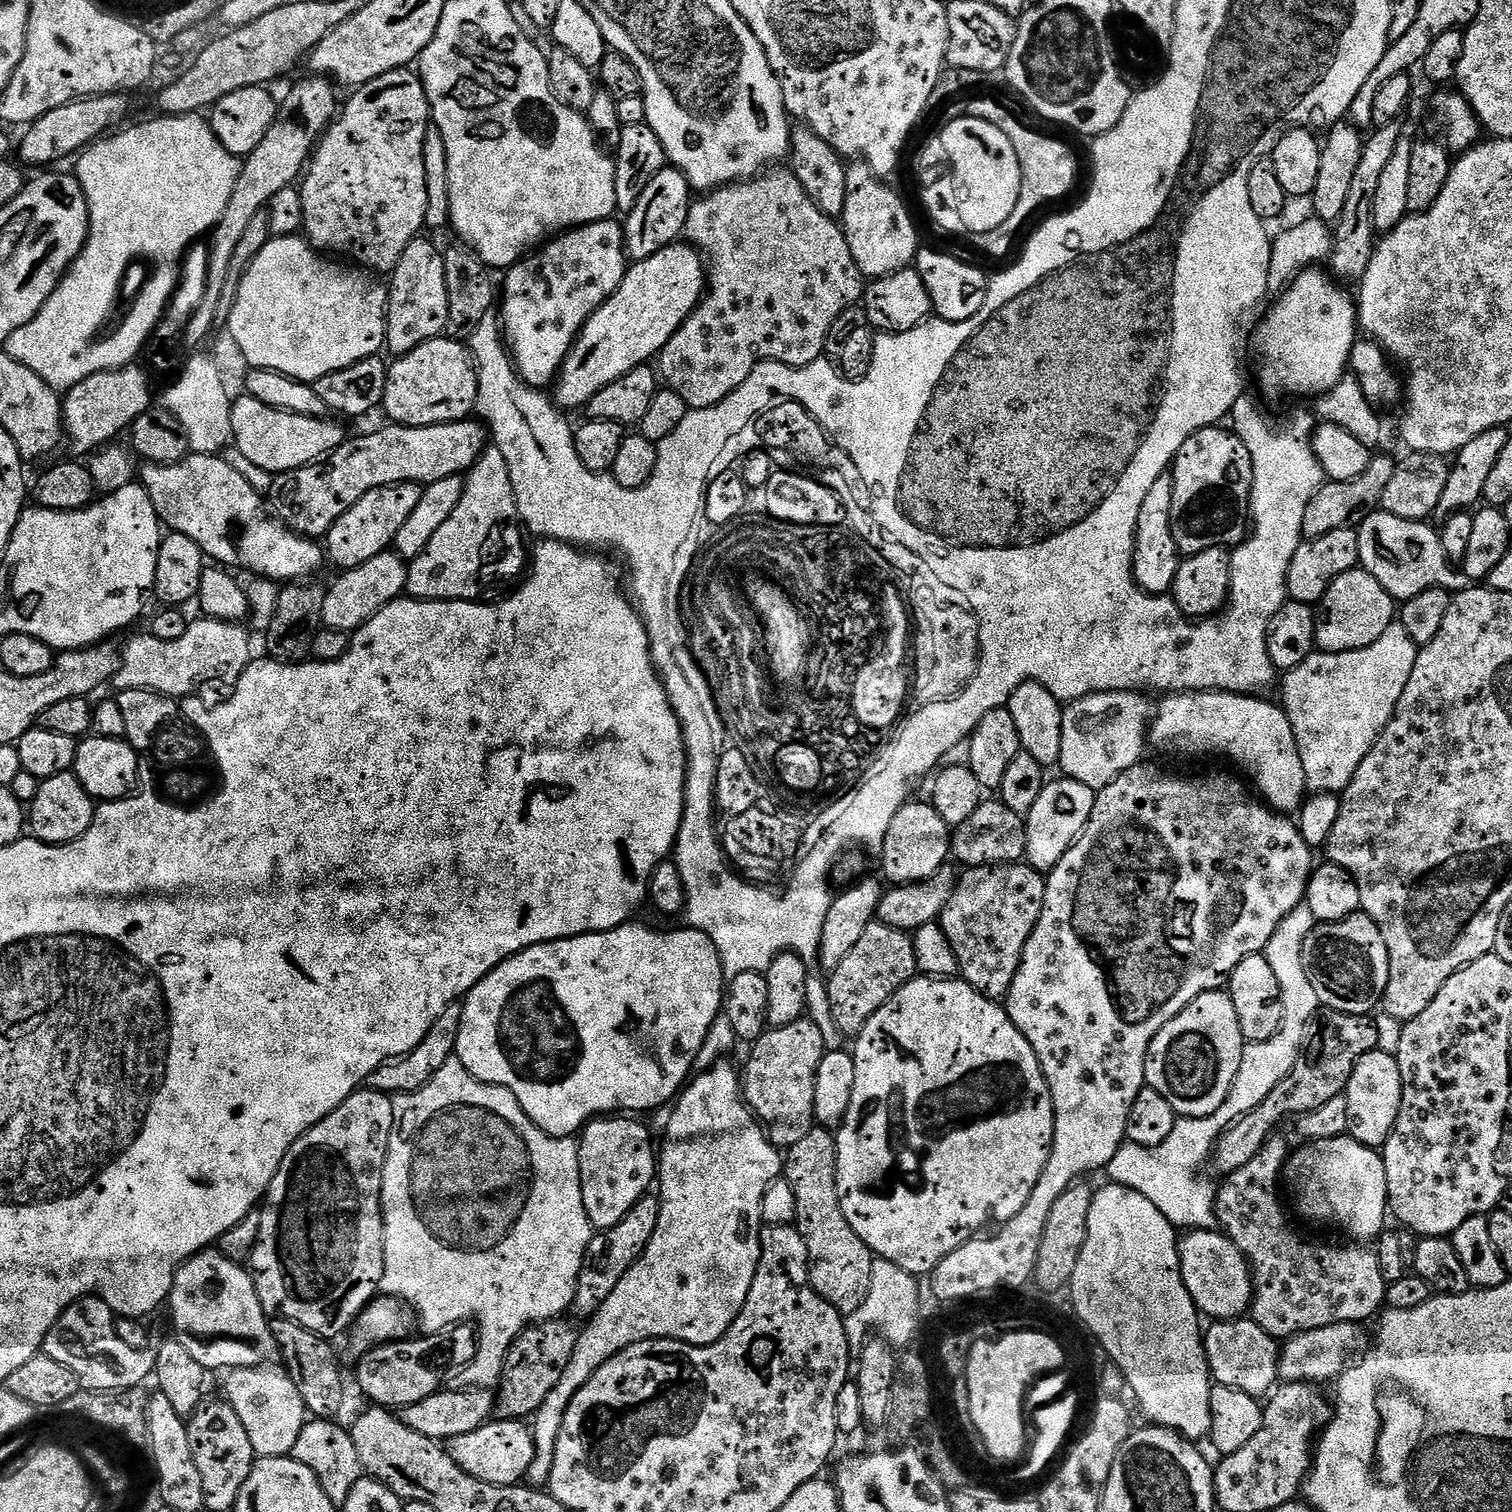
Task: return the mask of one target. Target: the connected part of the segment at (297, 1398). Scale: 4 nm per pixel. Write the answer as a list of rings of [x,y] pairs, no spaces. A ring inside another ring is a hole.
[[[276,1366],[231,1369],[227,1373],[228,1381],[222,1384],[223,1395],[234,1414],[238,1414],[242,1426],[246,1426],[250,1446],[256,1451],[257,1457],[291,1454],[294,1442],[298,1442],[298,1434],[302,1434],[302,1426],[306,1422],[306,1409],[302,1394],[298,1394],[298,1386],[294,1386],[287,1371],[272,1367]]]

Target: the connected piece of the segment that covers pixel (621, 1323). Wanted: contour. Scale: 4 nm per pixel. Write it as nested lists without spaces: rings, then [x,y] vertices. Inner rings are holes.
[[[717,1062],[711,1068],[701,1071],[699,1073],[701,1076],[697,1080],[695,1077],[679,1093],[678,1099],[671,1109],[668,1126],[662,1132],[662,1136],[664,1136],[664,1149],[661,1147],[658,1152],[658,1188],[660,1184],[658,1199],[660,1201],[660,1213],[658,1214],[658,1226],[654,1226],[654,1238],[650,1238],[646,1250],[634,1262],[634,1266],[630,1266],[630,1270],[626,1270],[626,1274],[622,1274],[622,1282],[618,1282],[618,1286],[614,1286],[613,1292],[610,1293],[610,1298],[606,1298],[606,1302],[602,1302],[599,1310],[585,1323],[588,1325],[585,1328],[581,1327],[579,1329],[580,1337],[574,1346],[574,1354],[570,1354],[570,1362],[566,1365],[562,1378],[554,1385],[554,1390],[550,1390],[550,1395],[547,1396],[546,1402],[542,1402],[542,1406],[538,1406],[535,1416],[531,1417],[530,1424],[536,1453],[534,1454],[534,1462],[530,1462],[530,1470],[526,1477],[529,1485],[547,1485],[550,1478],[550,1470],[554,1464],[554,1446],[558,1444],[558,1430],[562,1430],[562,1418],[566,1414],[566,1410],[570,1406],[574,1394],[578,1394],[578,1390],[582,1390],[582,1386],[586,1386],[586,1382],[590,1382],[590,1378],[594,1378],[597,1370],[610,1358],[614,1358],[620,1352],[624,1352],[638,1342],[679,1342],[684,1346],[703,1346],[705,1344],[712,1344],[716,1340],[721,1340],[726,1334],[728,1327],[736,1321],[736,1316],[742,1310],[742,1306],[750,1294],[750,1286],[754,1282],[754,1274],[758,1270],[758,1262],[760,1261],[762,1198],[766,1194],[768,1187],[776,1180],[781,1179],[784,1171],[784,1156],[781,1149],[776,1148],[768,1141],[767,1132],[764,1131],[760,1121],[752,1115],[752,1111],[745,1104],[741,1073],[737,1069],[735,1072],[730,1065],[724,1063],[728,1062]]]

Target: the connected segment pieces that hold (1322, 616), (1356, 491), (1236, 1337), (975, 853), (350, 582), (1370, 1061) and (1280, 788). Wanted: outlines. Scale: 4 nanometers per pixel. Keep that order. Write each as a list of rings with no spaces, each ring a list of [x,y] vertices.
[[[1351,568],[1346,574],[1334,578],[1330,590],[1319,602],[1315,609],[1316,614],[1316,648],[1321,652],[1349,652],[1362,650],[1382,634],[1394,623],[1398,616],[1398,604],[1392,595],[1384,589],[1363,568]]]
[[[1373,455],[1370,466],[1366,466],[1366,470],[1358,474],[1358,478],[1350,482],[1325,482],[1316,491],[1314,498],[1310,498],[1310,506],[1306,506],[1305,516],[1302,517],[1302,530],[1305,537],[1330,534],[1330,530],[1356,528],[1369,514],[1380,508],[1382,490],[1386,490],[1391,476],[1394,475],[1397,461],[1379,455]]]
[[[1250,1318],[1222,1320],[1209,1325],[1203,1333],[1204,1353],[1213,1381],[1257,1398],[1267,1397],[1278,1384],[1281,1345],[1277,1337],[1266,1334],[1266,1330],[1262,1330],[1262,1326]]]
[[[999,798],[981,800],[978,810],[950,832],[951,859],[957,865],[964,864],[965,869],[985,868],[991,864],[1019,864],[1027,854],[1028,825],[1025,817],[1014,814],[1014,810]]]
[[[389,550],[375,555],[356,568],[349,568],[325,593],[323,600],[323,625],[332,629],[352,633],[373,617],[389,602],[399,599],[407,589],[408,564],[395,551]]]
[[[1377,1050],[1362,1054],[1362,1058],[1358,1058],[1354,1066],[1354,1074],[1350,1074],[1350,1082],[1344,1087],[1347,1135],[1367,1148],[1383,1149],[1384,1143],[1390,1138],[1398,1122],[1403,1089],[1402,1074],[1398,1070],[1398,1062],[1391,1051]]]
[[[1178,692],[1165,695],[1157,708],[1155,705],[1150,720],[1150,744],[1164,752],[1177,752],[1180,756],[1225,756],[1245,772],[1243,775],[1249,781],[1252,779],[1256,783],[1255,791],[1269,808],[1281,814],[1296,814],[1306,799],[1308,783],[1306,770],[1302,770],[1294,730],[1279,703],[1271,704],[1268,700],[1260,699],[1264,698],[1239,692]]]

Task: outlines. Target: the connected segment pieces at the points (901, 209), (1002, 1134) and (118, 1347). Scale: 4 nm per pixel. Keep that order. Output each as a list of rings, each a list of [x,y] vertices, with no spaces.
[[[863,162],[847,165],[846,206],[842,227],[846,242],[850,242],[850,254],[858,262],[858,270],[865,278],[889,276],[909,267],[915,261],[918,251],[916,224],[904,205],[904,200],[881,177],[872,172]]]
[[[916,975],[872,1015],[866,1026],[862,1026],[862,1030],[854,1038],[854,1044],[856,1048],[851,1049],[854,1058],[854,1094],[850,1094],[850,1110],[846,1110],[846,1118],[835,1133],[838,1150],[838,1202],[842,1206],[842,1214],[846,1214],[846,1222],[850,1222],[854,1234],[858,1234],[862,1242],[866,1242],[873,1257],[894,1262],[894,1266],[902,1266],[902,1270],[906,1270],[911,1276],[924,1278],[935,1270],[938,1262],[946,1258],[946,1254],[958,1250],[958,1246],[983,1233],[987,1229],[984,1227],[991,1220],[1009,1220],[1026,1206],[1052,1153],[1056,1119],[1050,1086],[1046,1086],[1042,1066],[1030,1042],[1022,1038],[1018,1026],[1014,1026],[1007,1011],[997,1001],[978,994],[978,990],[974,990],[974,986],[970,986],[962,978],[937,980],[935,976]]]
[[[87,1296],[74,1302],[54,1322],[50,1334],[44,1339],[43,1355],[62,1362],[74,1378],[78,1378],[81,1389],[89,1392],[121,1392],[127,1388],[139,1388],[144,1379],[151,1377],[153,1365],[144,1361],[145,1351],[138,1351],[126,1346],[116,1333],[117,1317],[96,1296]]]

